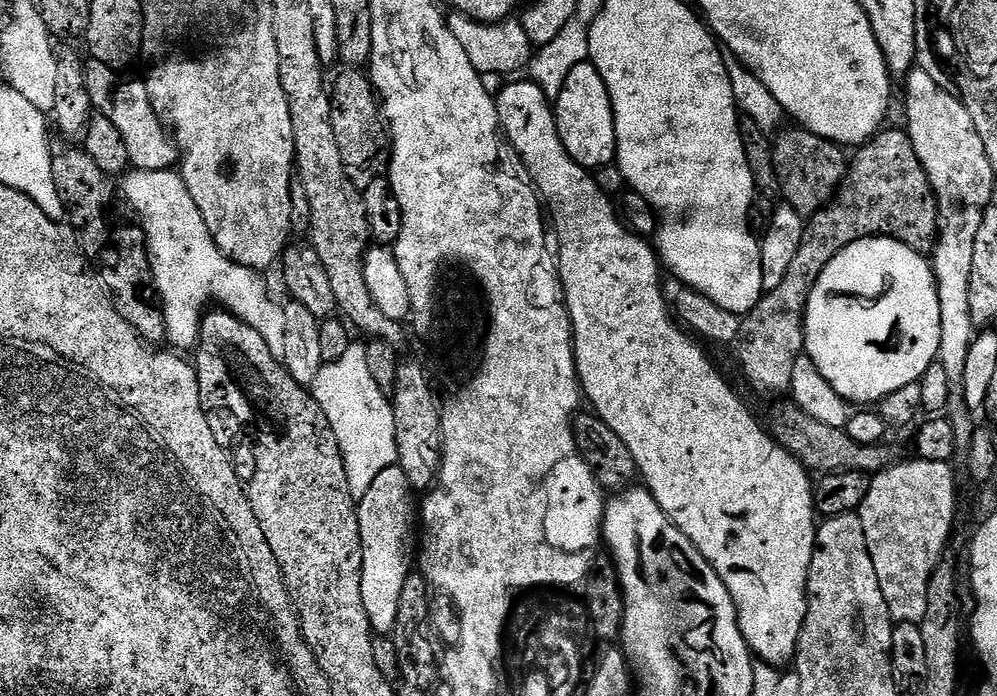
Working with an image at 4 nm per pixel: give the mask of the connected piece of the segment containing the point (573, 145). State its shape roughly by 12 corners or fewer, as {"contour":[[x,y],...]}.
{"contour":[[591,62],[554,102],[560,141],[586,169],[615,161],[612,99]]}

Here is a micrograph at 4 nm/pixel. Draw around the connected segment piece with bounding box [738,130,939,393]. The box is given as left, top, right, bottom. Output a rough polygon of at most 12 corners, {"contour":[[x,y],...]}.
{"contour":[[903,131],[855,149],[807,217],[782,282],[740,322],[740,368],[792,387],[804,312],[846,246],[939,235],[929,176]]}

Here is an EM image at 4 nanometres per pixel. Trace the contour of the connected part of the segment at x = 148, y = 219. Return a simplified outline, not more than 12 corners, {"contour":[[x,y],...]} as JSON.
{"contour":[[132,170],[167,343],[197,347],[213,305],[283,345],[259,271],[214,242],[179,171]]}

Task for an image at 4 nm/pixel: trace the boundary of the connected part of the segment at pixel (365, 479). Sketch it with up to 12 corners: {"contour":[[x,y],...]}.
{"contour":[[354,342],[310,391],[357,498],[393,467],[392,401]]}

